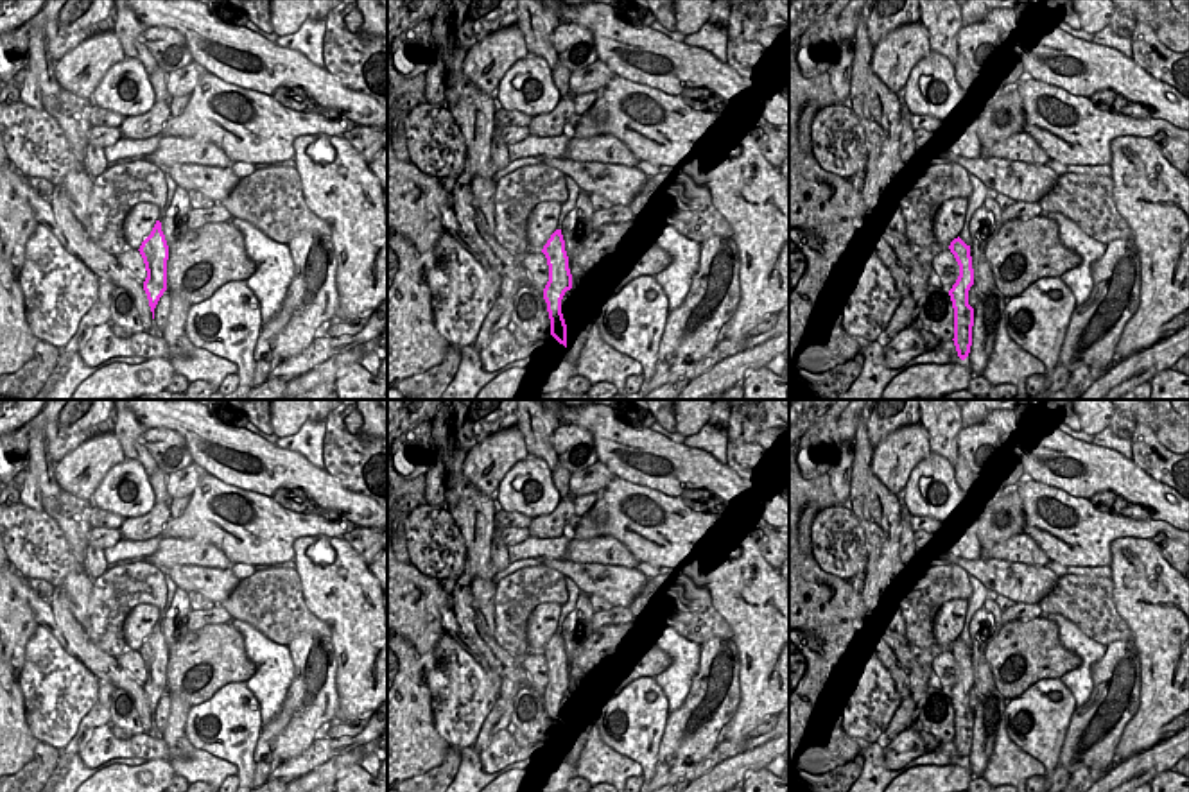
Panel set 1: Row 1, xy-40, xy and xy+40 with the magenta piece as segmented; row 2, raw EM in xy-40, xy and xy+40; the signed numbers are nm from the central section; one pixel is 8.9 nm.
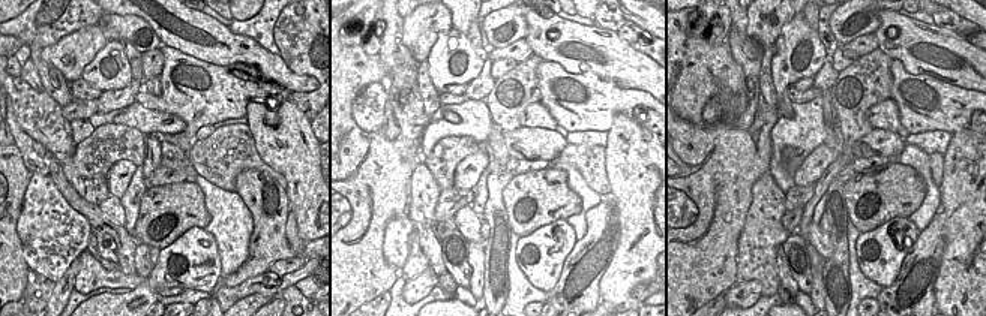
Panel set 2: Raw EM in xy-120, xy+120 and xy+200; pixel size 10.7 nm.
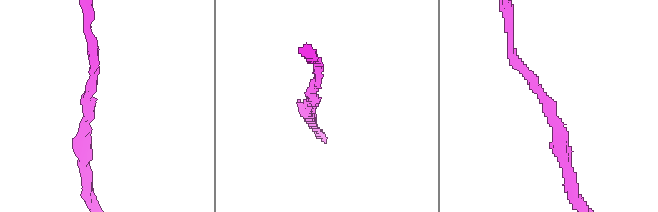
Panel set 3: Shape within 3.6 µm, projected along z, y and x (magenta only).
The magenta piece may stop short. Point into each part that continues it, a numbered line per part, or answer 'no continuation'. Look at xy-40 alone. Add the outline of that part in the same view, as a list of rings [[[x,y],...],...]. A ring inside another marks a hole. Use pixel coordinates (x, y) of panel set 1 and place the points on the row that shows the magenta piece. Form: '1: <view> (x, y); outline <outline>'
no continuation

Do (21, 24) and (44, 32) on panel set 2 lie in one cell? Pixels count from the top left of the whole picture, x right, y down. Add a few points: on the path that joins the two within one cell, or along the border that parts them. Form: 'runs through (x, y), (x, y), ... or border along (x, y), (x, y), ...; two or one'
runs through (27, 26), (38, 29); one

